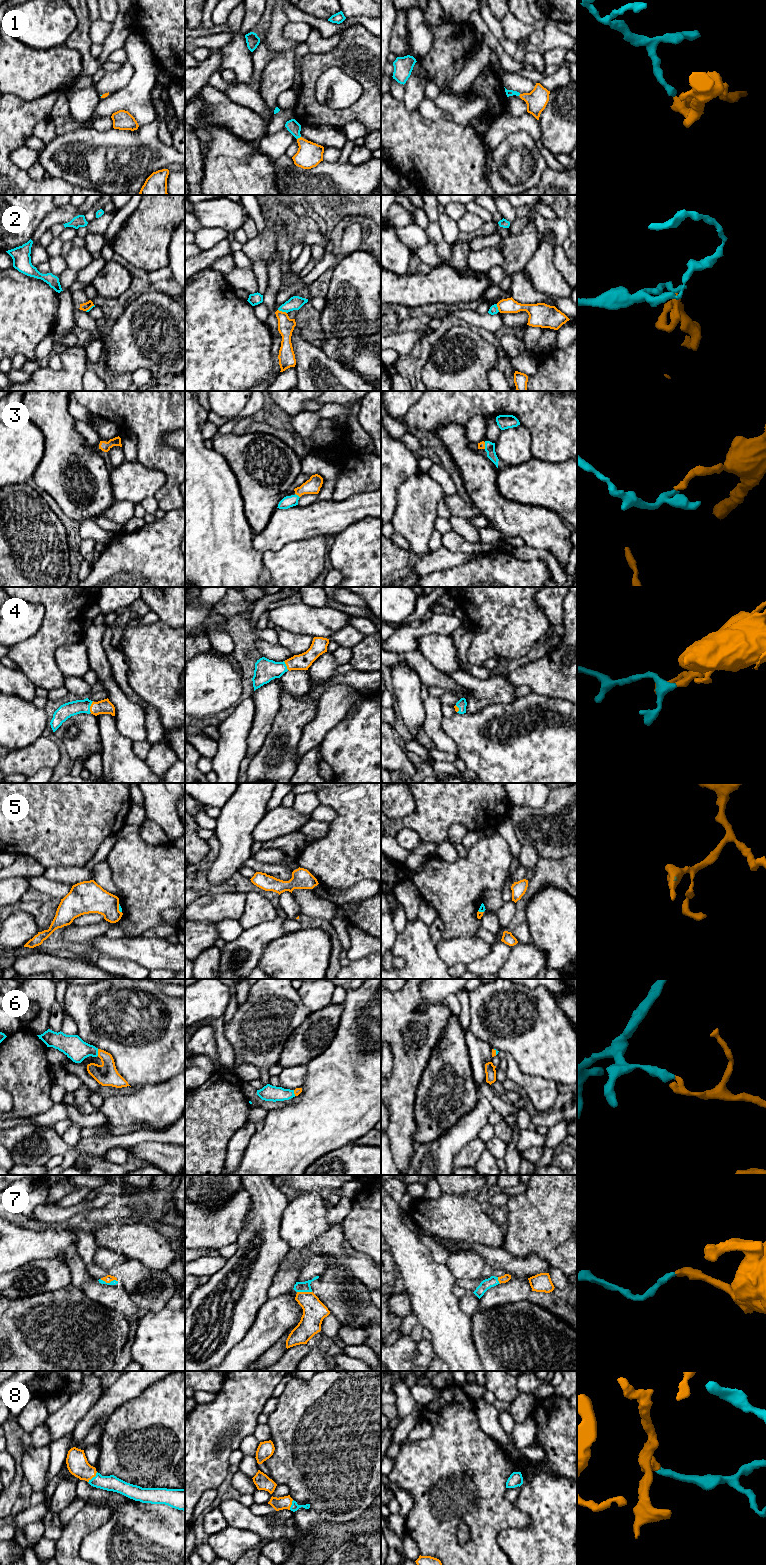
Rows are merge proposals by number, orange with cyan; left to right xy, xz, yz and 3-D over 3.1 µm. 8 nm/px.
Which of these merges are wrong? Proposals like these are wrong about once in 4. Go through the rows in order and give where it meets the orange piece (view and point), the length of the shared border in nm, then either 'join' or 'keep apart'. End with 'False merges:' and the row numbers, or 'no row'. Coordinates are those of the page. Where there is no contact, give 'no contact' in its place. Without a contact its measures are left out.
1: contact xz (298, 138); length 40 nm; join
2: contact xz (281, 311); length 80 nm; keep apart
3: contact xz (297, 494); length 50 nm; join
4: contact xy (90, 707); length 100 nm; join
5: contact xy (118, 908); length 80 nm; join
6: contact xy (98, 1052); length 60 nm; join
7: contact xy (109, 1282); length 140 nm; join
8: contact xy (93, 1476); length 120 nm; join
False merges: 2

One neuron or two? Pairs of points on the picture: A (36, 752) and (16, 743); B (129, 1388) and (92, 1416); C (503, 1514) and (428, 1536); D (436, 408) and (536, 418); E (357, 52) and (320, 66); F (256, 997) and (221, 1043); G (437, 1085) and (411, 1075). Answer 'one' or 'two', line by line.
A: two
B: one
C: one
D: one
E: one
F: two
G: two

